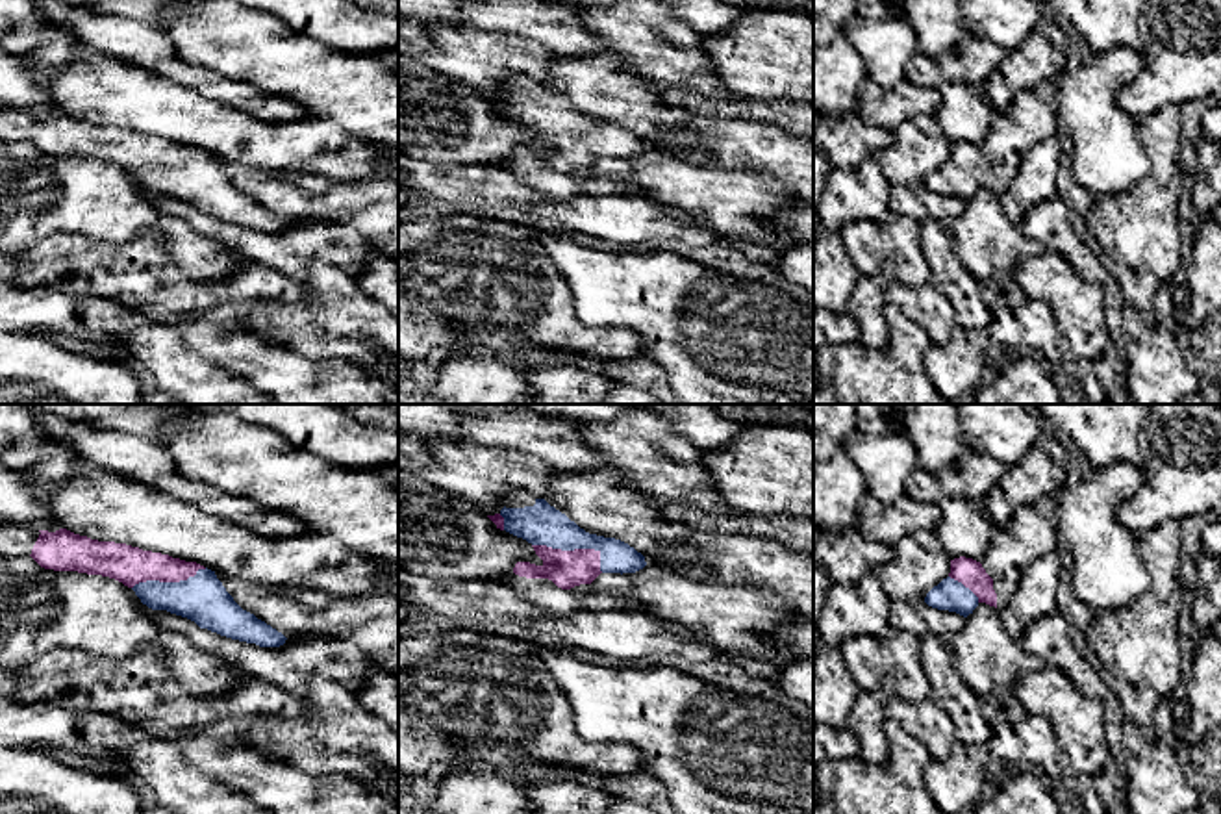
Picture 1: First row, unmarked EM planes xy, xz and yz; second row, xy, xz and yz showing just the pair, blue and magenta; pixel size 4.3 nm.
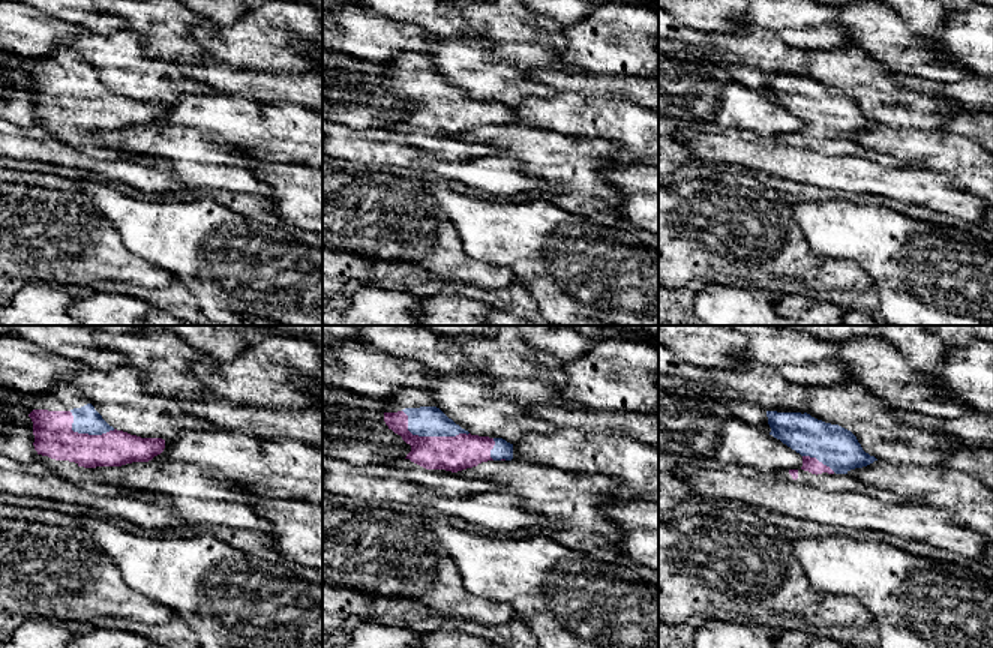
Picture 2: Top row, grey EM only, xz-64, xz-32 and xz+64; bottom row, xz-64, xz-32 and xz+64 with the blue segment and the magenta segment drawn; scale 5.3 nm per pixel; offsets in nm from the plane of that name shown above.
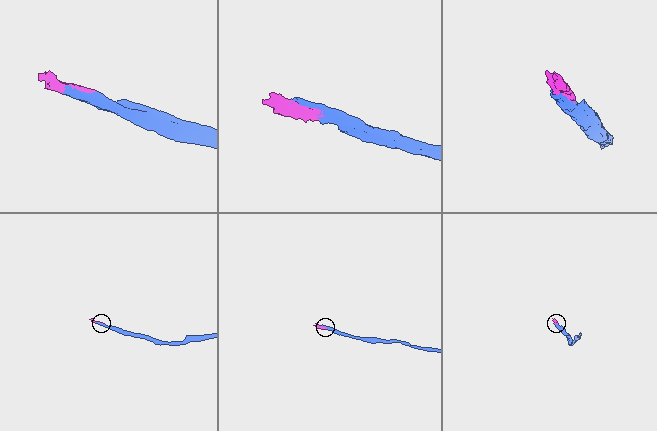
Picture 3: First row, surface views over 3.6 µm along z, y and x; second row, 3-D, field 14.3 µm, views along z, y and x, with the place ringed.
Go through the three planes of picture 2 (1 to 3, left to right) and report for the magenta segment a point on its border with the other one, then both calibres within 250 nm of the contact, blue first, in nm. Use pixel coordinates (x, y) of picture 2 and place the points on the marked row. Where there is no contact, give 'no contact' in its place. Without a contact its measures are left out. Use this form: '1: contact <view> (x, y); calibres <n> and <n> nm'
1: contact xz-64 (84, 432); calibres 140 and 220 nm
2: contact xz-32 (429, 435); calibres 160 and 190 nm
3: contact xz+64 (819, 461); calibres 220 and 80 nm

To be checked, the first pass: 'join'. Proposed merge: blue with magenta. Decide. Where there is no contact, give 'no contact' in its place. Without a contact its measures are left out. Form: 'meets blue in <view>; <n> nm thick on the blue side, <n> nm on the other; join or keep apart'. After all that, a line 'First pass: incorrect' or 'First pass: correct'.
meets blue in xz; 180 nm thick on the blue side, 160 nm on the other; join
First pass: correct

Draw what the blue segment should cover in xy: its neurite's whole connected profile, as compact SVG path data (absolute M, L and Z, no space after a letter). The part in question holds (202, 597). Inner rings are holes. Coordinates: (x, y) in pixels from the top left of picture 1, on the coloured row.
M0 519L0 556L31 556L41 567L102 575L132 588L152 610L195 621L220 636L280 647L285 636L243 610L215 571L126 543L98 541L67 528L39 530L31 523Z

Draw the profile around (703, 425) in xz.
M636 404L658 415L674 432L687 438L700 452L719 451L734 441L741 425L723 415L713 404Z

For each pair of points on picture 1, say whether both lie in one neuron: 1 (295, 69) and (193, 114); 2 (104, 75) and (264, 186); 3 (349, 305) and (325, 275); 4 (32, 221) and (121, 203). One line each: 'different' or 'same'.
1: different
2: different
3: same
4: same

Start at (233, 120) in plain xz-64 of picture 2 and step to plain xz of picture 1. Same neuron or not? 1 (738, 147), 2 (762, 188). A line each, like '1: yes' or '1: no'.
1: yes
2: no

